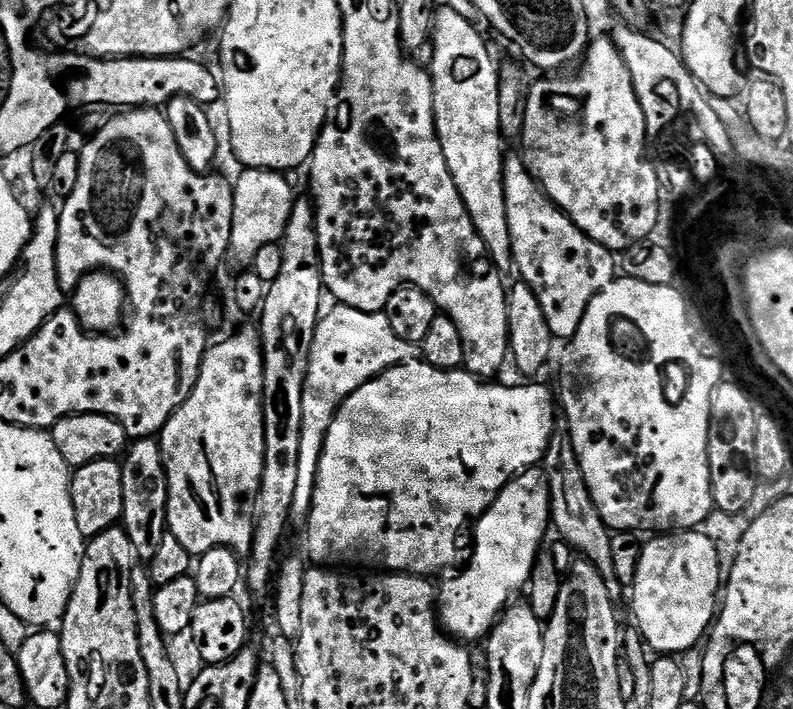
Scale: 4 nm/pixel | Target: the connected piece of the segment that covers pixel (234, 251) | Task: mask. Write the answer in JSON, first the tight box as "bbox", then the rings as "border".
{"bbox":[226,168,294,270],"border":[[[250,168],[241,173],[241,176],[234,180],[232,189],[234,222],[230,230],[230,246],[226,257],[227,263],[236,270],[244,270],[252,266],[262,246],[279,244],[283,241],[294,203],[294,195],[292,196],[292,188],[288,185],[287,175],[269,172],[263,168]]]}

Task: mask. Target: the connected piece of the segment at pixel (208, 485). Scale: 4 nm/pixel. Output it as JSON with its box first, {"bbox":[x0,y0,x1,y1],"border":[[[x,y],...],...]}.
{"bbox":[158,327,264,558],"border":[[[241,327],[236,330],[228,342],[222,342],[220,345],[211,345],[204,353],[204,360],[200,363],[200,373],[196,379],[196,385],[192,387],[192,392],[186,398],[186,402],[182,402],[180,409],[173,414],[171,418],[164,424],[162,431],[158,433],[158,441],[161,448],[161,454],[164,456],[165,478],[168,480],[168,516],[167,531],[172,533],[174,538],[178,540],[191,553],[193,557],[199,558],[204,556],[208,551],[217,547],[231,548],[237,554],[246,554],[252,549],[252,539],[254,538],[254,530],[256,529],[256,499],[258,498],[258,490],[262,482],[262,466],[264,465],[264,355],[260,349],[260,334],[255,327]]]}

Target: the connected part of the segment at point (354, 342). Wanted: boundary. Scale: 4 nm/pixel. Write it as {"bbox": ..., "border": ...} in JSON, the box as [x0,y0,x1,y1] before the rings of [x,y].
{"bbox":[292,304,417,521],"border":[[[336,304],[321,315],[316,324],[314,342],[310,350],[308,373],[302,394],[302,447],[298,453],[298,483],[294,490],[292,520],[307,521],[312,508],[312,495],[318,474],[318,462],[330,430],[330,422],[336,411],[344,405],[344,399],[374,377],[381,376],[388,368],[417,359],[417,345],[406,342],[394,334],[384,312],[363,312]]]}

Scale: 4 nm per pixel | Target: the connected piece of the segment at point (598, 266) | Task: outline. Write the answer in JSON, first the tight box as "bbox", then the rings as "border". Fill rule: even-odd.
{"bbox":[504,155,616,340],"border":[[[521,155],[505,159],[504,188],[515,269],[535,292],[552,336],[569,340],[581,325],[589,302],[616,278],[615,253],[586,236],[548,199]]]}

